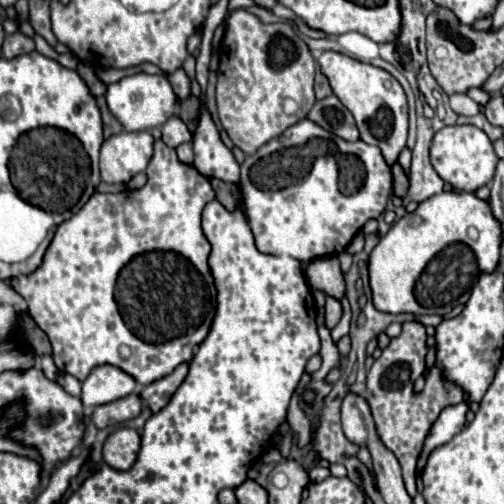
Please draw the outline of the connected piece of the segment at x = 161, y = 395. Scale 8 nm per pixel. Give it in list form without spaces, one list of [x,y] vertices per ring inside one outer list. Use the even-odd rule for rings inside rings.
[[[179,364],[169,376],[165,376],[161,380],[155,380],[153,384],[145,386],[145,390],[141,392],[141,398],[151,406],[153,412],[159,412],[161,408],[165,408],[169,404],[171,396],[181,386],[187,372],[189,372],[189,364]]]

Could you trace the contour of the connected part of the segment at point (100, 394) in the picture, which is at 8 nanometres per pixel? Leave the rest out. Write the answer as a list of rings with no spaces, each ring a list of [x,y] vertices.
[[[103,364],[93,368],[93,372],[83,382],[83,404],[89,406],[101,406],[119,398],[125,398],[127,394],[135,392],[137,382],[127,372],[121,372],[121,368]]]

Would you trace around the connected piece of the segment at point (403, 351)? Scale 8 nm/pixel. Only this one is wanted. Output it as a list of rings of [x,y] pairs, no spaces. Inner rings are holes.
[[[411,320],[403,324],[403,332],[389,342],[389,346],[383,350],[383,354],[375,360],[375,364],[367,372],[367,404],[371,408],[377,434],[385,444],[385,448],[391,450],[399,460],[409,496],[417,494],[415,468],[433,422],[439,418],[443,408],[463,402],[461,388],[455,382],[447,380],[437,364],[433,364],[433,368],[427,370],[425,354],[427,354],[425,326],[417,320]],[[425,372],[427,384],[421,394],[413,396],[413,382]]]

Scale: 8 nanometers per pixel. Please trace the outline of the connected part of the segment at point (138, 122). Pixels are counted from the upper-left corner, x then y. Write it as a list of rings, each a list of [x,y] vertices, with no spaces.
[[[133,74],[125,76],[123,80],[107,86],[107,106],[117,116],[117,120],[123,124],[125,130],[149,130],[155,126],[165,124],[175,114],[177,96],[165,76],[151,76],[151,74]]]

